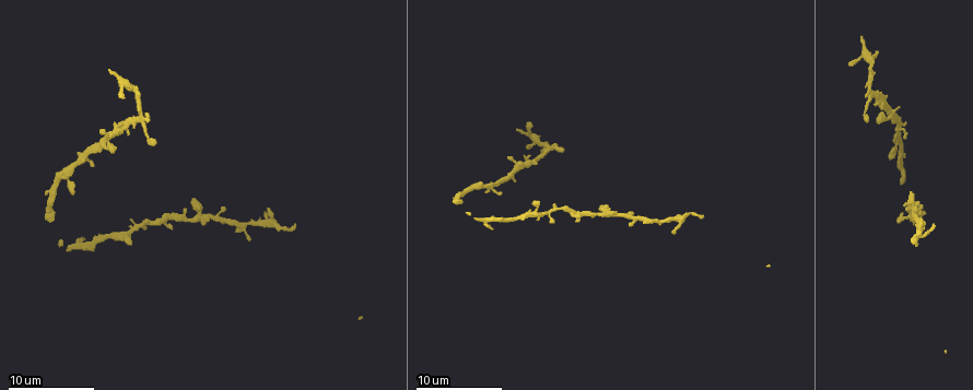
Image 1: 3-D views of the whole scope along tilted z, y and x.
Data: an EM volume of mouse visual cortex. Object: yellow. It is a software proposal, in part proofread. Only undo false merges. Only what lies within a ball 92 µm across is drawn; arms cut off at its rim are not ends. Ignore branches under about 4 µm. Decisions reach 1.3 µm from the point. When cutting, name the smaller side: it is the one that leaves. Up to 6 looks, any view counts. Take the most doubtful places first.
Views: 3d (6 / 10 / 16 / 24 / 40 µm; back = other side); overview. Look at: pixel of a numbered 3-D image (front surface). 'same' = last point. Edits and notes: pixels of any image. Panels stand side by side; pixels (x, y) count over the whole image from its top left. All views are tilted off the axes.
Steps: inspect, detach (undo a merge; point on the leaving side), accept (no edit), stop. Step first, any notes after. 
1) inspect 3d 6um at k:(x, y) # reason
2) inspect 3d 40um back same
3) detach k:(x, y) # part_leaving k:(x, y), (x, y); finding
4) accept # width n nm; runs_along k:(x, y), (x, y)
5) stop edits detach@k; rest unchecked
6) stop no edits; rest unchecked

inspect 3d 10um at 1:(211, 216) # side arm on a straight run

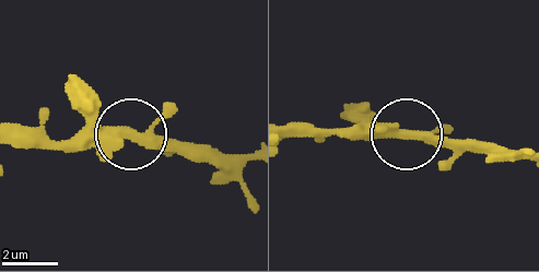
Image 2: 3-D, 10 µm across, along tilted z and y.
accept # arms 3; continuous, no second cell

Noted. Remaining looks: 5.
inspect 3d 16um at 1:(686, 213) # calibre changes

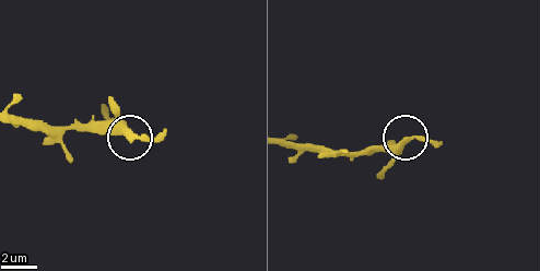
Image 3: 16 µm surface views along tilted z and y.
accept # runs_along 3:(288, 143), (314, 152), (380, 152), (406, 138); continuous, no second cell

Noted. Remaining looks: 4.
inspect 3d 16um at 1:(548, 146) # four-way junction

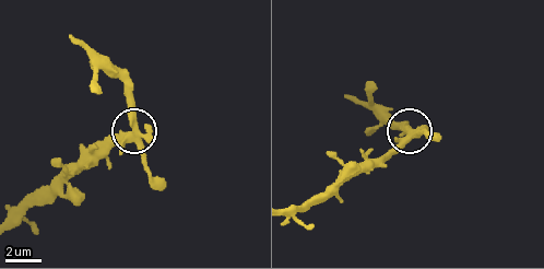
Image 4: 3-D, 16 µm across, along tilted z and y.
detach 4:(133, 109) # part_leaving 4:(137, 135), (133, 96), (71, 37); two cells meet here

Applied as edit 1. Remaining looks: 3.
stop edits detach@4; rest unchecked

